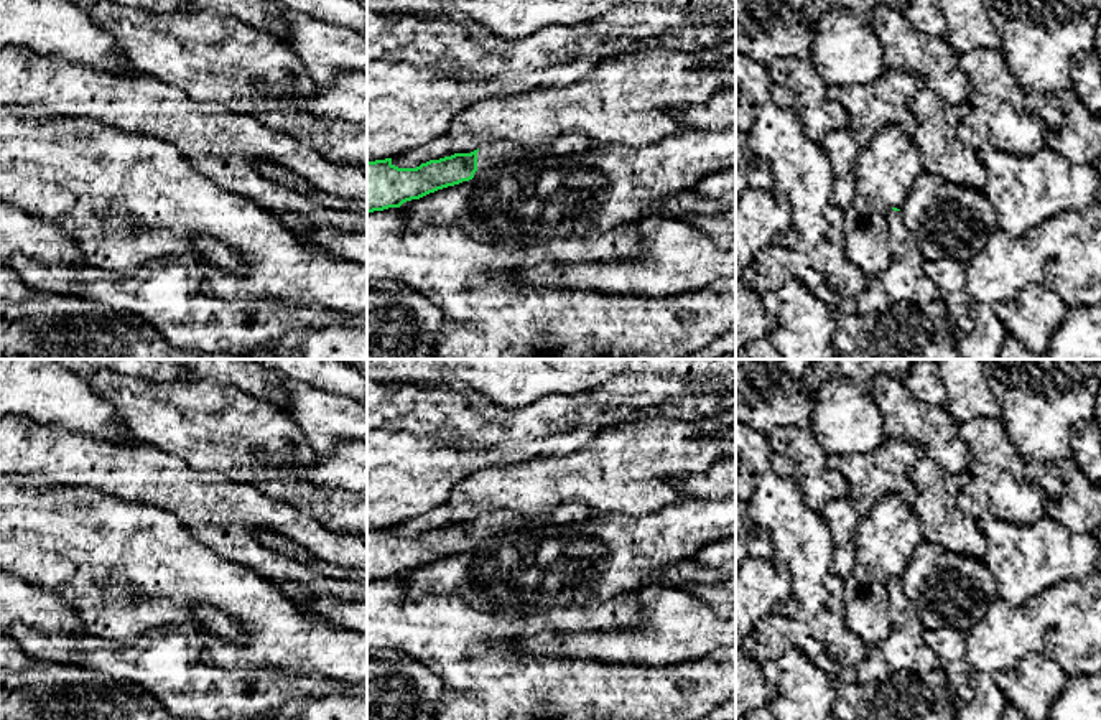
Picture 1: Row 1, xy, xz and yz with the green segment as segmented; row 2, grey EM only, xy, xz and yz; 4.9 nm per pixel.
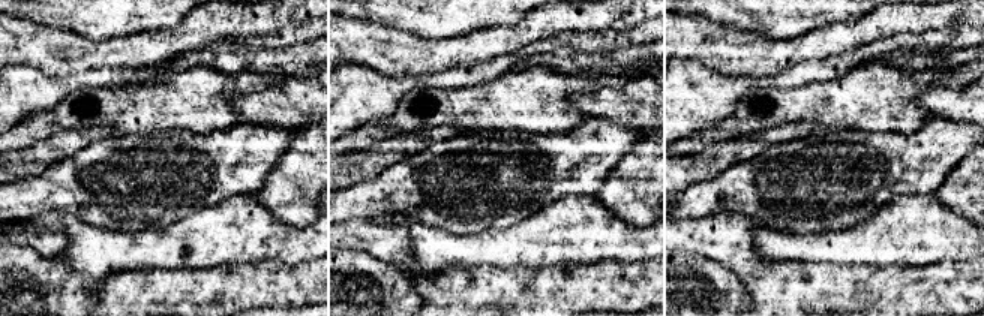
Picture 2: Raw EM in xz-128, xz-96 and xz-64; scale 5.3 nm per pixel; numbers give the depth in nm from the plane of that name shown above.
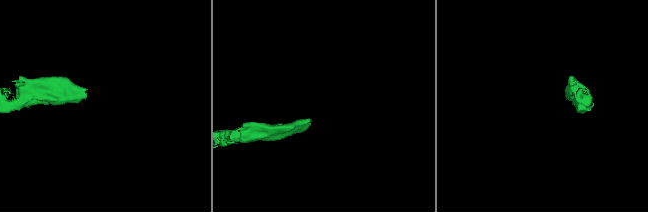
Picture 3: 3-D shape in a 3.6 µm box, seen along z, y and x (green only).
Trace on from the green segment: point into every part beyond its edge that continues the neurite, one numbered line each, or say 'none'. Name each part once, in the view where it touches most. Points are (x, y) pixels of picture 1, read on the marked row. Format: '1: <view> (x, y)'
1: xz (501, 152)

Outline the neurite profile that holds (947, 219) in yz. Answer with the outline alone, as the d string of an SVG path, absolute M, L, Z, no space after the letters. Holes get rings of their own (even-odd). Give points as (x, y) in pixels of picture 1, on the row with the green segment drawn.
M922 171L900 208L923 260L973 259L999 229L983 189L966 188Z

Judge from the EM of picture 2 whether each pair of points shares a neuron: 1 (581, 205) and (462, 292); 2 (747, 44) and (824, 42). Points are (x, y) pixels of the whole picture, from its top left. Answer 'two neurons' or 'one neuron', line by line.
1: two neurons
2: one neuron

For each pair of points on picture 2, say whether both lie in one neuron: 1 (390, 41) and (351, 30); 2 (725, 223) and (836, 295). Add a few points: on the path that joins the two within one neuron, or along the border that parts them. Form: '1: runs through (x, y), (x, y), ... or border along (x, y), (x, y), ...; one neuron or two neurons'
1: runs through (381, 41), (360, 39); one neuron
2: runs through (743, 255), (786, 295), (804, 295); one neuron

